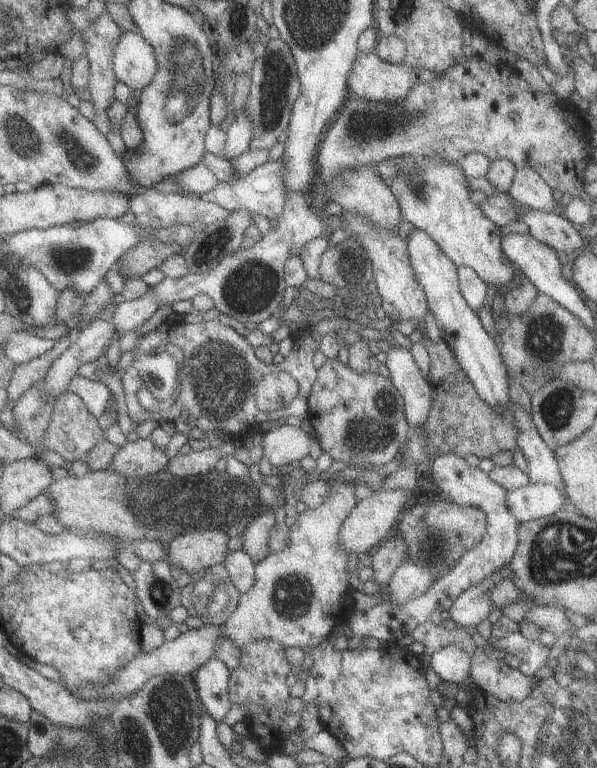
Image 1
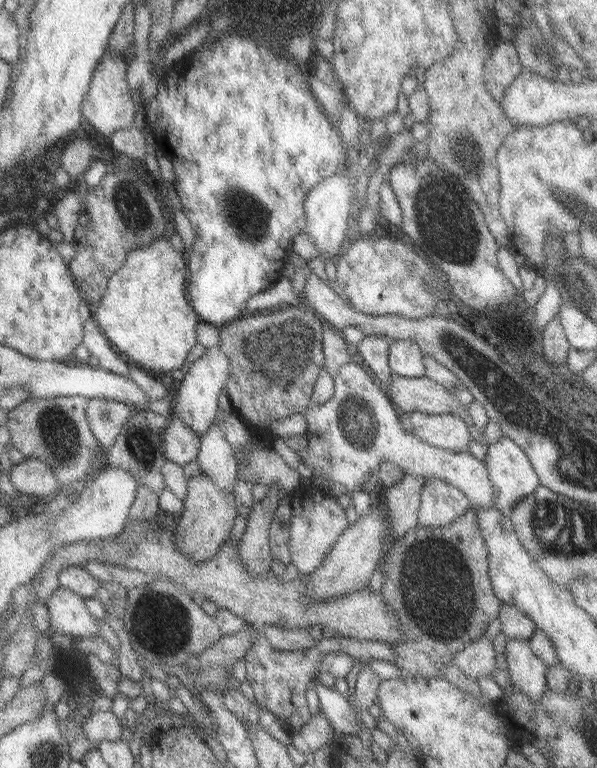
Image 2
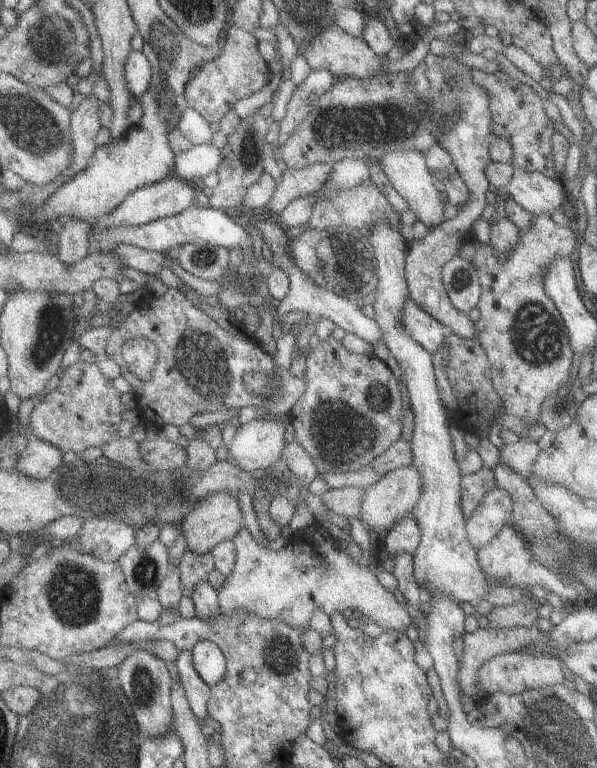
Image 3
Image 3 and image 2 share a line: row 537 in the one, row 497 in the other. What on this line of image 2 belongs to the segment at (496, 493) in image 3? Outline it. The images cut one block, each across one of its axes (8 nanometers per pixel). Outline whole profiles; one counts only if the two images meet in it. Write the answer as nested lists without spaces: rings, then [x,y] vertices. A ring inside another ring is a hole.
[[[359,361],[342,364],[337,370],[334,379],[334,396],[314,408],[307,408],[302,412],[306,420],[306,447],[302,449],[300,464],[304,466],[316,478],[340,484],[349,492],[361,490],[360,485],[371,471],[379,470],[380,463],[386,461],[394,463],[401,468],[404,474],[409,476],[420,476],[425,480],[436,478],[446,482],[469,498],[471,506],[477,508],[494,507],[494,488],[492,487],[488,470],[482,459],[474,458],[468,451],[453,453],[438,447],[432,446],[414,434],[408,434],[401,426],[400,413],[390,401],[387,394],[384,394],[380,386],[374,382],[374,378],[359,366]]]

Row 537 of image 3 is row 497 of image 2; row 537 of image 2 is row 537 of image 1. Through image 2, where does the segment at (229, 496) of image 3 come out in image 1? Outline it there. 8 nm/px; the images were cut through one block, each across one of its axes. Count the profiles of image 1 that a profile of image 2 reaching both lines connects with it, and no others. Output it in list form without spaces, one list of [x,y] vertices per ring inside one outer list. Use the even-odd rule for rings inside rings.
[[[201,529],[174,537],[166,547],[166,561],[192,576],[199,570],[222,563],[229,536],[222,529]]]

